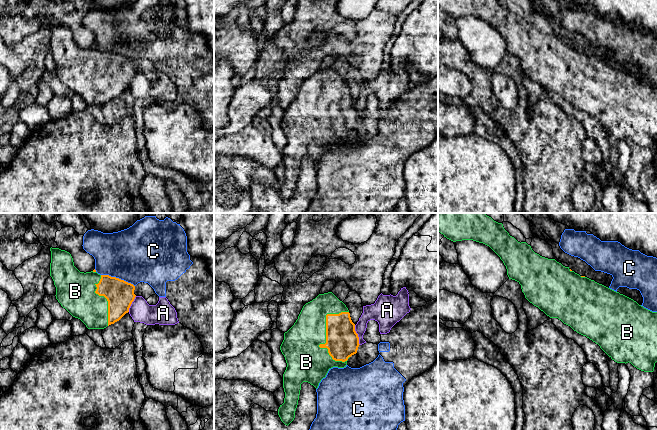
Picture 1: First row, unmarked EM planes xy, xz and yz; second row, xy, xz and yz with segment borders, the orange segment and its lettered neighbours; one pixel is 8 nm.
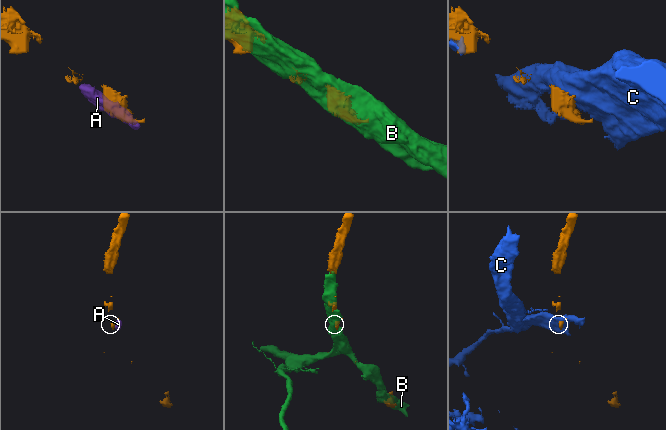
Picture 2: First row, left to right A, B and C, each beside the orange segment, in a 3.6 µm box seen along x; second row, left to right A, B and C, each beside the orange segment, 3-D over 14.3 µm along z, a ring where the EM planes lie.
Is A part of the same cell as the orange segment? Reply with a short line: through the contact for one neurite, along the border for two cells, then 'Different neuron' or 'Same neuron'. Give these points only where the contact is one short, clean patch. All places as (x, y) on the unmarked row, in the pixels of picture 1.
Line: xz (354, 101), (354, 106), (360, 120). Different neuron

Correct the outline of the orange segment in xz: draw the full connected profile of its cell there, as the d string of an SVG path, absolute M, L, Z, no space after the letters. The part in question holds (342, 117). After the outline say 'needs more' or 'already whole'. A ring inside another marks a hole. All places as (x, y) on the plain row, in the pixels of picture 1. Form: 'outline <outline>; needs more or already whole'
outline M332 68L319 70L303 82L294 101L284 109L280 122L287 143L283 150L285 174L278 191L285 201L288 202L295 194L301 160L308 158L317 165L331 144L346 143L348 135L357 129L359 121L348 84Z; needs more

